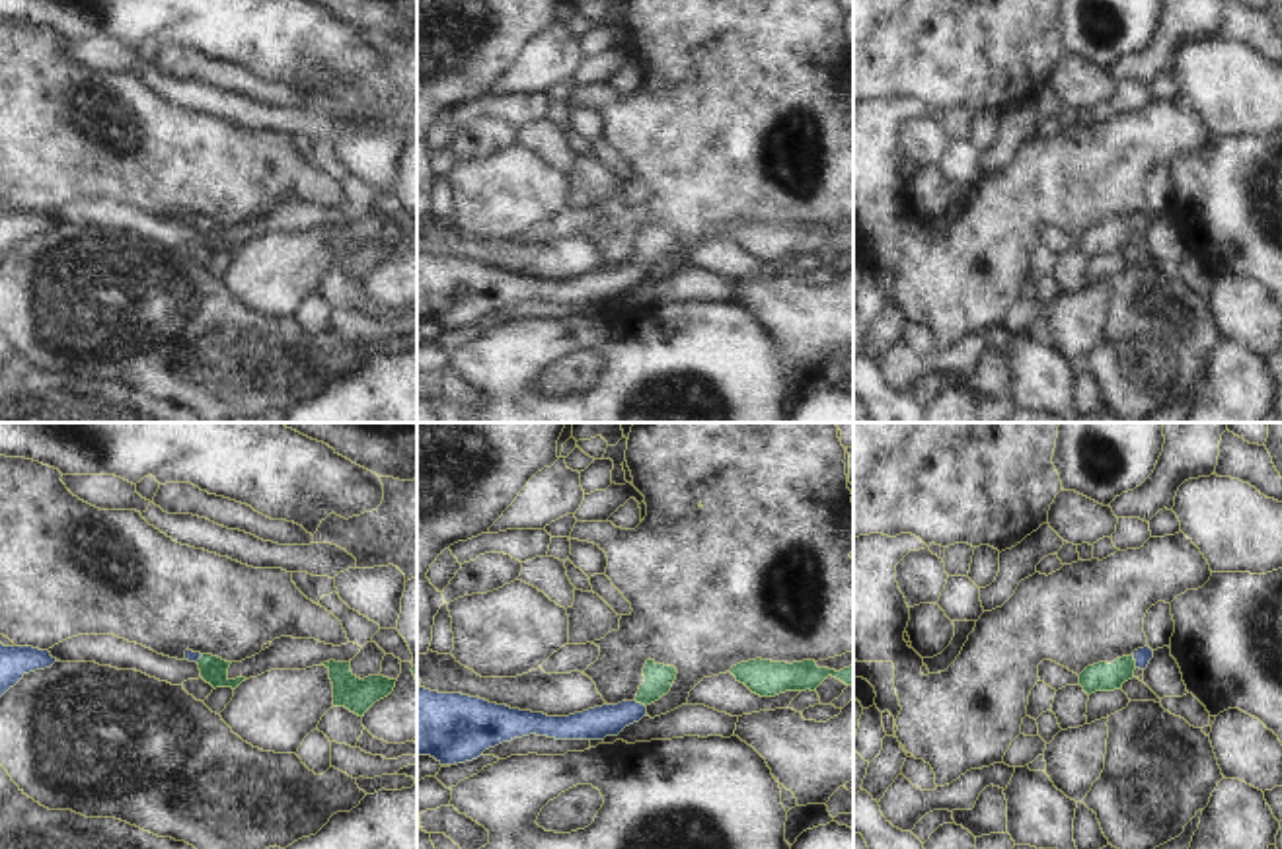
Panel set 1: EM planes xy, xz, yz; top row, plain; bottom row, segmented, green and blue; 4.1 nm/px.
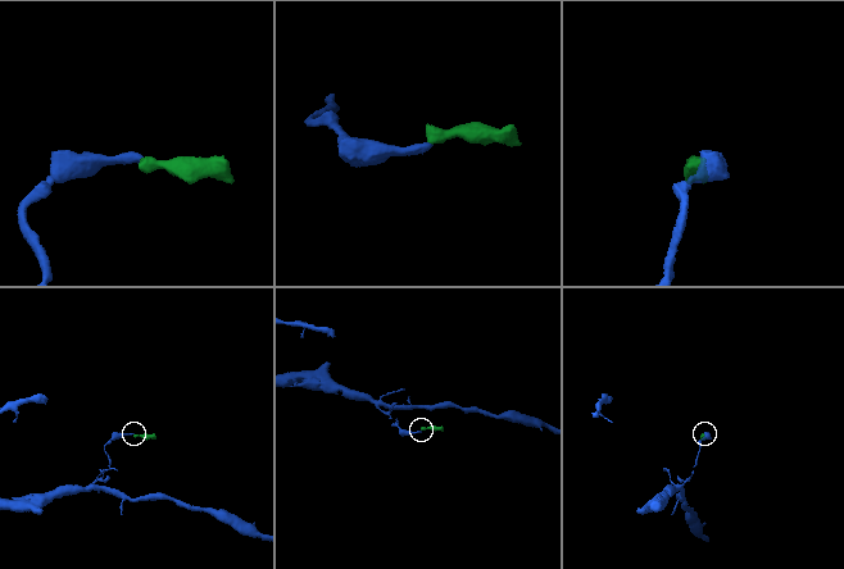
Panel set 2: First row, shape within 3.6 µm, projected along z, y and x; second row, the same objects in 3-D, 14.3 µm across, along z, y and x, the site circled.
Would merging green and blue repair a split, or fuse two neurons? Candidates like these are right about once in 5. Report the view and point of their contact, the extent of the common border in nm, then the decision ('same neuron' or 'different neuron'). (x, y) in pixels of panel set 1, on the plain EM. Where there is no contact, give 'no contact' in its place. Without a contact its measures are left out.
yz (1134, 224) | 60 nm | same neuron

